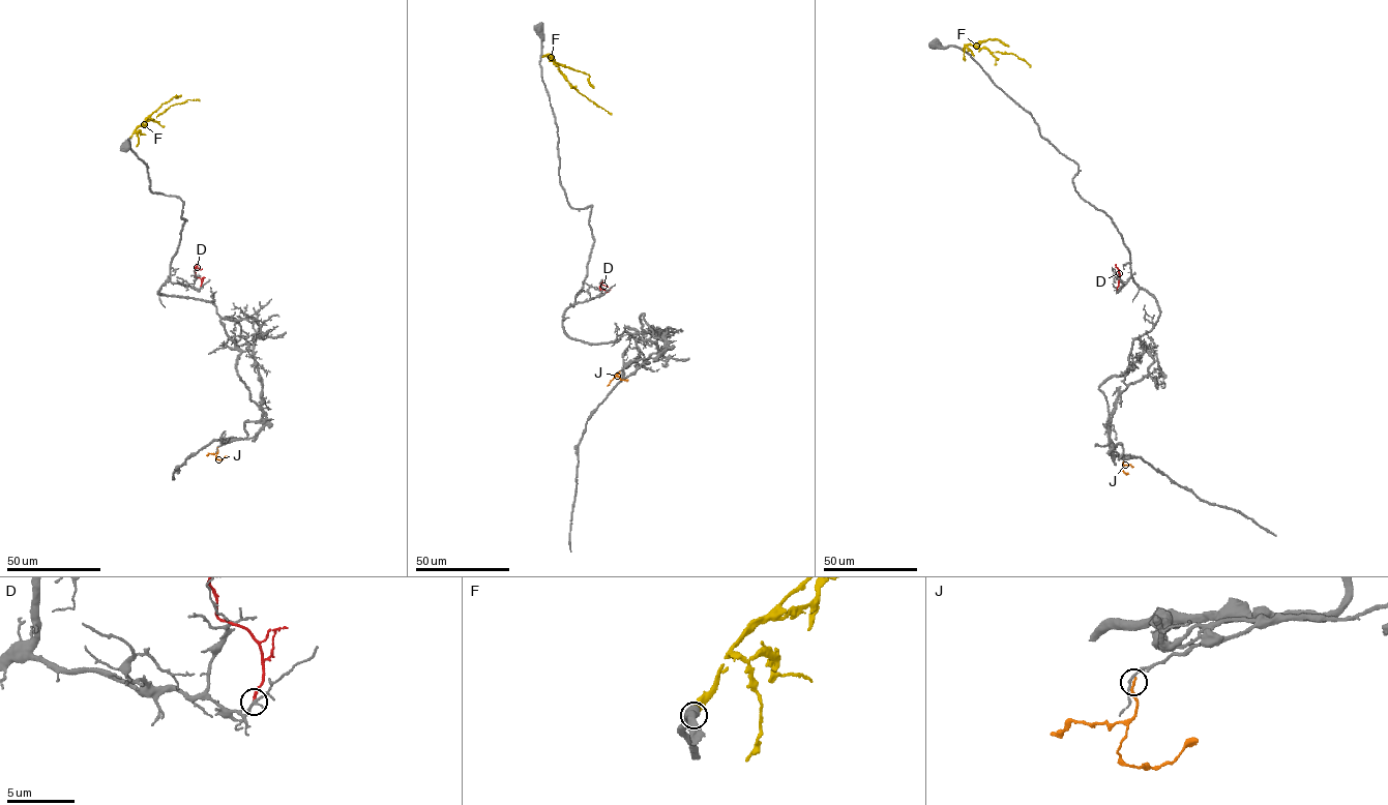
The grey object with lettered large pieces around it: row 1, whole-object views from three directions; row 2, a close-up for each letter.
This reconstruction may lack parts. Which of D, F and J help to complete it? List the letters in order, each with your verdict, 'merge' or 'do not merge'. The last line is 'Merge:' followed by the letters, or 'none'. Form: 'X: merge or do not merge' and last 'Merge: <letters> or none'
D: do not merge
F: do not merge
J: do not merge
Merge: none

